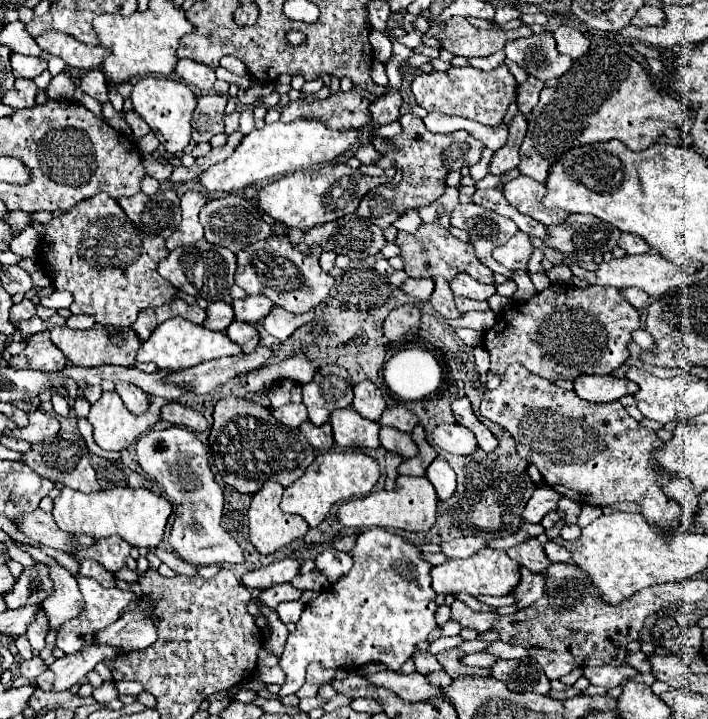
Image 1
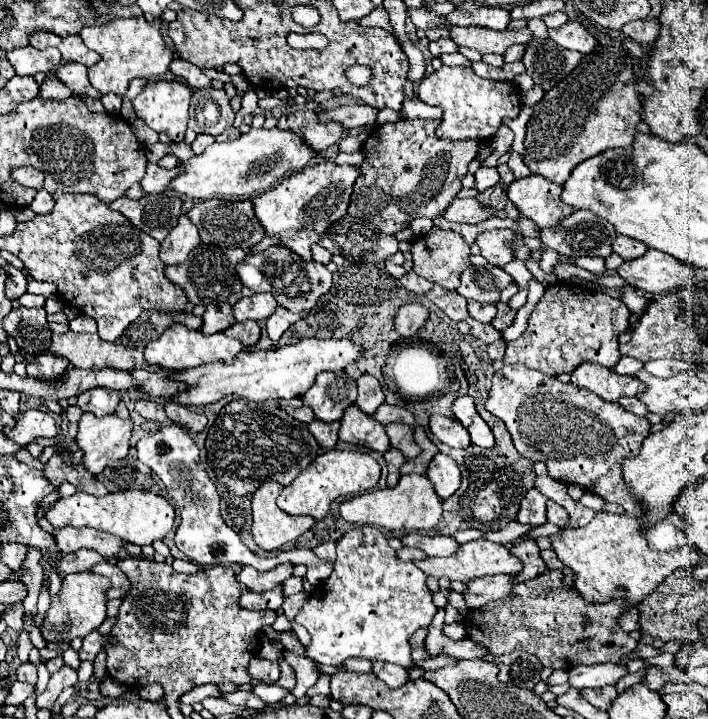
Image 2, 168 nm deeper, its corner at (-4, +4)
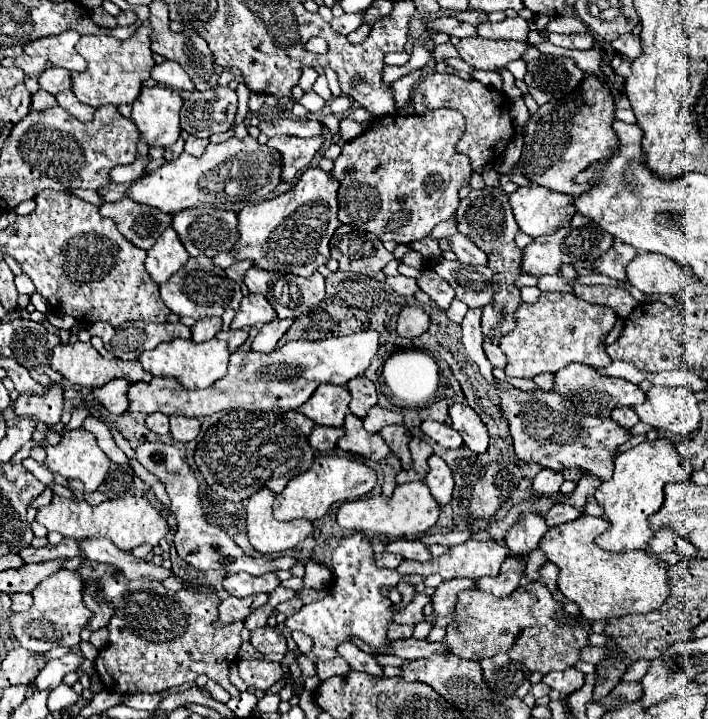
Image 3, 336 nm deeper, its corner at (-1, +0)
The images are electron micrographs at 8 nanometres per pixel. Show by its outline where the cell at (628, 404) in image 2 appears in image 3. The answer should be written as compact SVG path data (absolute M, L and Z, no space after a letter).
M615 408L615 412L611 414L611 418L613 418L617 424L621 424L625 430L633 428L633 426L639 422L639 418L635 416L635 410L633 410L633 408Z

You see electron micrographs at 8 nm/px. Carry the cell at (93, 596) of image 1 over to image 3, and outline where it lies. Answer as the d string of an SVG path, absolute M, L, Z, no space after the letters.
M57 570L55 574L51 574L51 578L39 582L31 596L35 600L27 612L9 616L9 626L19 644L33 652L47 652L55 646L77 646L81 642L79 632L91 618L91 610L83 604L83 584L79 574L69 570Z

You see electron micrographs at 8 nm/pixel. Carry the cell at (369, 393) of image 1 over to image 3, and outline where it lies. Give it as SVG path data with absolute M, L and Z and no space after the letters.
M357 376L347 384L347 388L351 392L349 410L353 414L357 414L359 418L363 418L367 414L367 410L377 404L377 392L375 392L373 382L367 380L365 376Z

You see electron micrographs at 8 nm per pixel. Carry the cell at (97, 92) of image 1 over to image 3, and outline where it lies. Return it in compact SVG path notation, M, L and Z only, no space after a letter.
M45 68L39 76L39 88L43 88L49 94L57 94L71 88L71 72L63 68Z

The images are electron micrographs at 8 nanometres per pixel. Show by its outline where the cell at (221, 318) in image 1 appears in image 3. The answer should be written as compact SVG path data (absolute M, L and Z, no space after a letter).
M203 318L197 320L191 326L191 340L193 342L205 342L215 338L215 334L221 330L221 318Z

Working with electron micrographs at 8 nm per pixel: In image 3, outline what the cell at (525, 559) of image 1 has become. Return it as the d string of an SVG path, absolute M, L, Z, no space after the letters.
M509 556L503 566L501 566L501 572L499 576L495 578L479 578L477 580L477 590L483 590L483 592L489 592L493 596L499 596L499 598L505 598L509 596L515 588L519 588L519 582L525 574L525 564L527 560L523 562L525 558L515 558L515 556Z

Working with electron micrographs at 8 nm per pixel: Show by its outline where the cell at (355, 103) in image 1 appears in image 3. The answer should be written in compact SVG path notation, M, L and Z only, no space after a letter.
M275 136L267 140L267 146L273 150L279 150L283 158L283 182L293 182L295 176L309 166L311 158L321 150L323 138L297 138L297 136Z

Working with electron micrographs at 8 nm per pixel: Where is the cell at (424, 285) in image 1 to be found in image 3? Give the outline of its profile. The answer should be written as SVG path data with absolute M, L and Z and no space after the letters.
M387 276L387 284L397 292L397 294L403 294L403 296L413 296L419 286L413 278L407 278L407 276Z

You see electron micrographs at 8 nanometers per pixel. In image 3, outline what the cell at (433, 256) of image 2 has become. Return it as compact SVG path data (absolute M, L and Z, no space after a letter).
M423 268L423 276L417 280L419 288L431 296L431 300L441 308L447 310L451 300L455 298L453 288L433 270L433 268Z

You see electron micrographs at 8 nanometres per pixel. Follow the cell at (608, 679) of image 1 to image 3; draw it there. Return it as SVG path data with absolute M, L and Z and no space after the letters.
M567 668L563 672L549 672L543 676L543 682L553 688L553 690L559 690L563 696L565 694L573 694L575 690L579 690L583 686L583 674L575 668Z

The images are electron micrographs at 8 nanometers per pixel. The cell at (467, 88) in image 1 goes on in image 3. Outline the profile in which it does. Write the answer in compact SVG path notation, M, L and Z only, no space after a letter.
M433 72L413 88L411 104L415 108L415 114L425 114L429 110L437 110L443 106L443 108L459 110L465 116L467 130L461 142L457 144L457 150L471 158L471 166L475 172L481 172L485 164L497 162L515 134L515 128L509 116L509 108L511 108L509 98L503 92L487 88L477 80L463 80L455 74Z

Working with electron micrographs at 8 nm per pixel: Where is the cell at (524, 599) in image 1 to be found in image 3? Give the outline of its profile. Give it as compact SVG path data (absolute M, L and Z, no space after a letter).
M443 580L435 594L431 596L431 604L433 604L433 612L437 614L433 626L441 626L445 628L449 624L449 618L453 616L453 608L455 608L455 600L457 600L457 594L461 590L471 590L475 588L475 580Z

